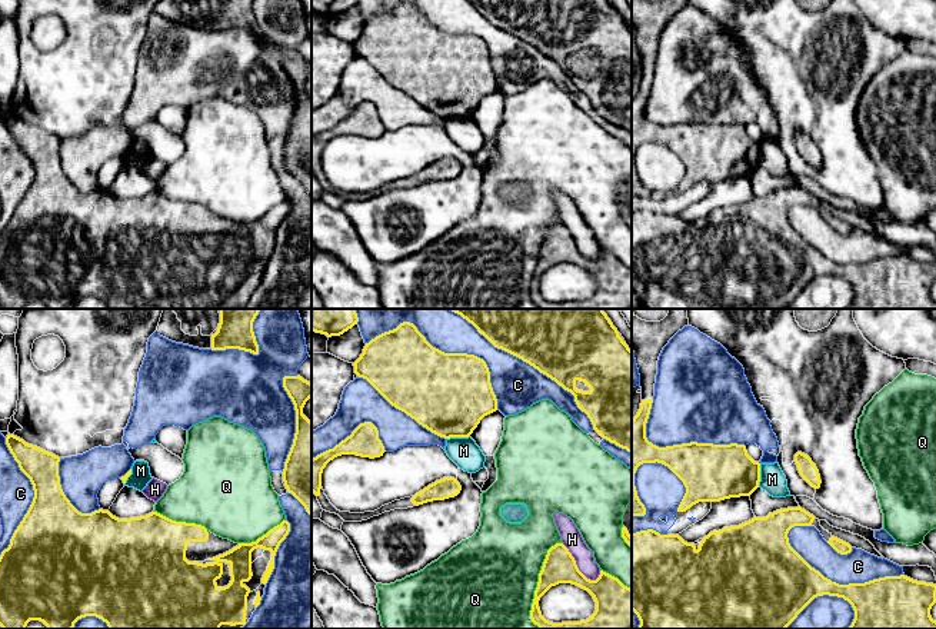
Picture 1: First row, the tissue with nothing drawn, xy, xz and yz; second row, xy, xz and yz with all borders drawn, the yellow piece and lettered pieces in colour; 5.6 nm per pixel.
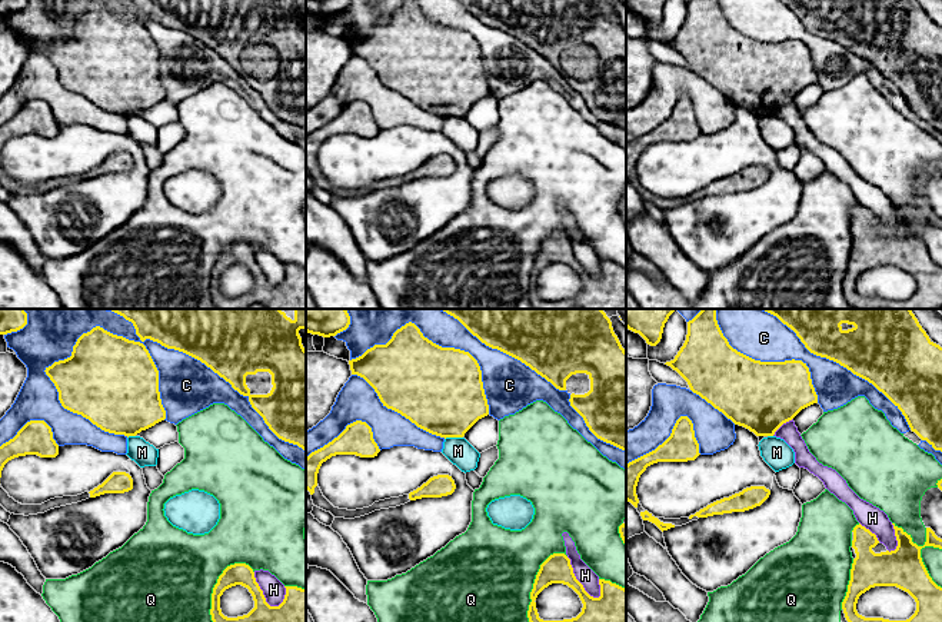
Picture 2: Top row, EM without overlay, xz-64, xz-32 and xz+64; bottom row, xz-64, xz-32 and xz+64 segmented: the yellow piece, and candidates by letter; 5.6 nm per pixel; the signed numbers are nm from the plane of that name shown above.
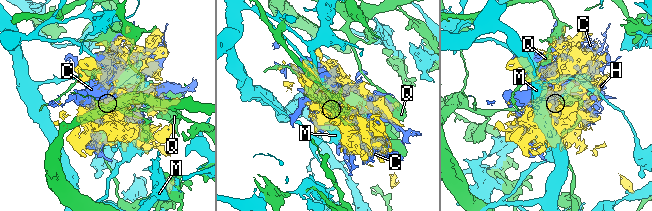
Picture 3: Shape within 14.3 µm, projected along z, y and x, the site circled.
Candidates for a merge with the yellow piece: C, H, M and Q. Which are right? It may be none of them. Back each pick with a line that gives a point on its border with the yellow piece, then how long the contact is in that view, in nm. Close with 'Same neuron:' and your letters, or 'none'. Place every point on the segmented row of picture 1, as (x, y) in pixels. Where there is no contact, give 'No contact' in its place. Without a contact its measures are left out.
Same neuron: none

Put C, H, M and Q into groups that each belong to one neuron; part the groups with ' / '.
C / H / M / Q

